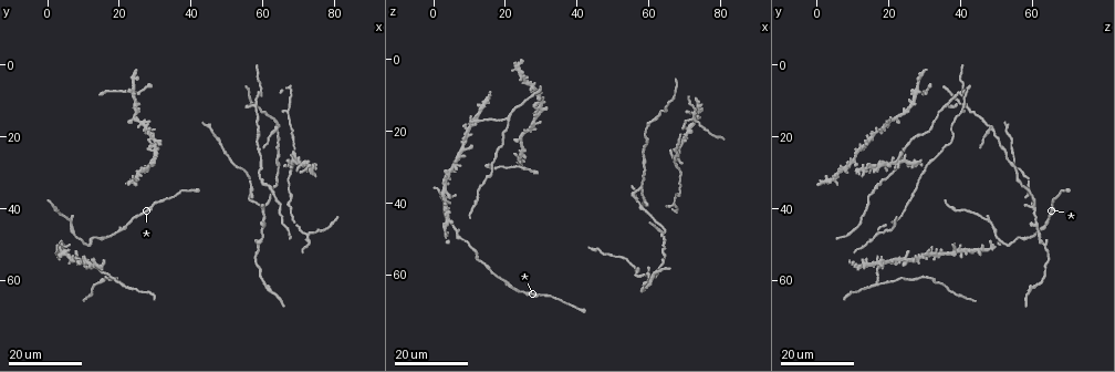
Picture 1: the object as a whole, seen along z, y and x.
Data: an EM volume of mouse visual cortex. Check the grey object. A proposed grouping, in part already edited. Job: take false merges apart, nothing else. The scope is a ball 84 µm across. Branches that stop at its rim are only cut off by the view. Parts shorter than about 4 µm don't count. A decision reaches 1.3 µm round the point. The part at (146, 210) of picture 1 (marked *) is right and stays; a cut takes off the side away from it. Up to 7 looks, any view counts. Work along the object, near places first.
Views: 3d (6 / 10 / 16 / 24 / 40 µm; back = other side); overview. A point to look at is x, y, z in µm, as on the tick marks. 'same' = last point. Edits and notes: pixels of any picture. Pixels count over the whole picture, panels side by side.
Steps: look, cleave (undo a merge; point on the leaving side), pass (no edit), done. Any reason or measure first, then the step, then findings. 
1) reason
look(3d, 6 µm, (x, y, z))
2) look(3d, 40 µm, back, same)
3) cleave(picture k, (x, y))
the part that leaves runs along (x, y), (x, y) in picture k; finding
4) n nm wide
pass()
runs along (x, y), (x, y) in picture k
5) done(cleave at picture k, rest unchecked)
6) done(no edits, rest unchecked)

branch point
look(3d, 24 µm, (67.0, 13.5, 40.0))

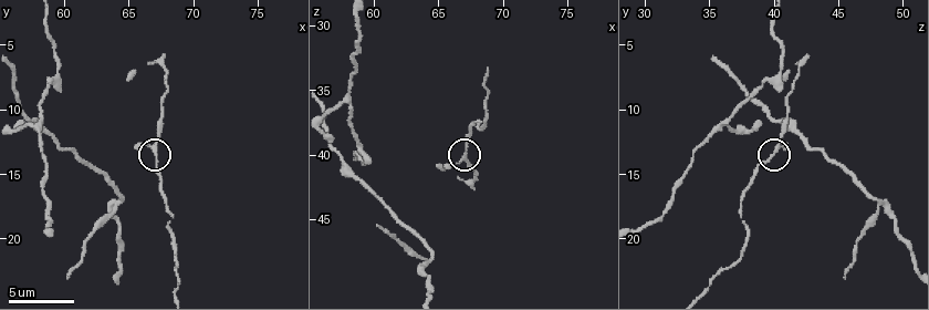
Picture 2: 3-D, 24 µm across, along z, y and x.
zoom in
look(3d, 10 µm, (66.8, 12.8, 40.4))

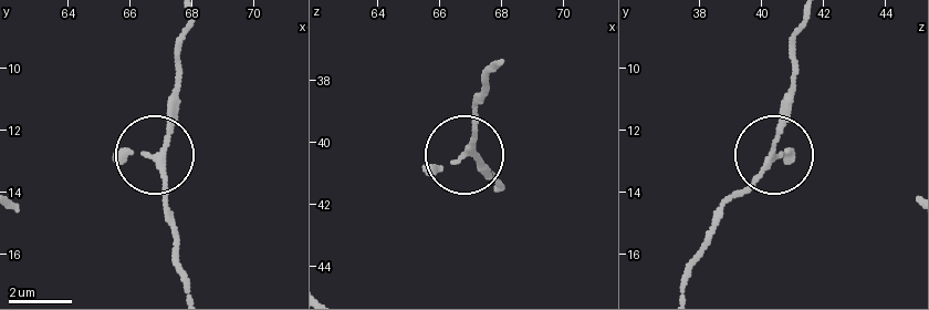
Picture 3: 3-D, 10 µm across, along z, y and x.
150 nm wide
pass()
continuous, no second neuron

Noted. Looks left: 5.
two arms in line, one across
look(3d, 16 µm, (67.0, 28.0, 28.0))

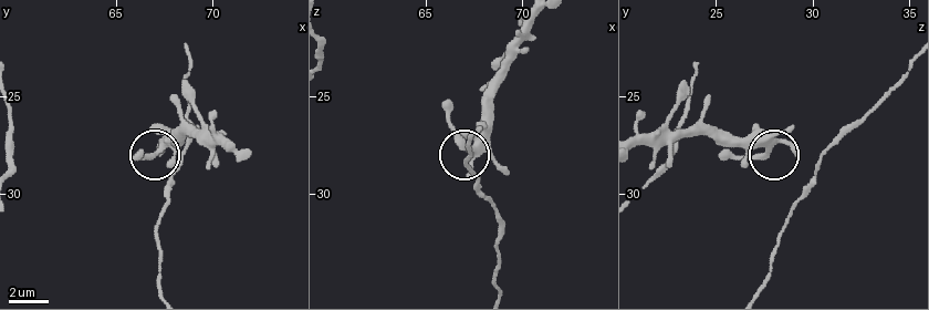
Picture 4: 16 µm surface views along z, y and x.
look(3d, 10 µm, (67.2, 27.7, 27.7))

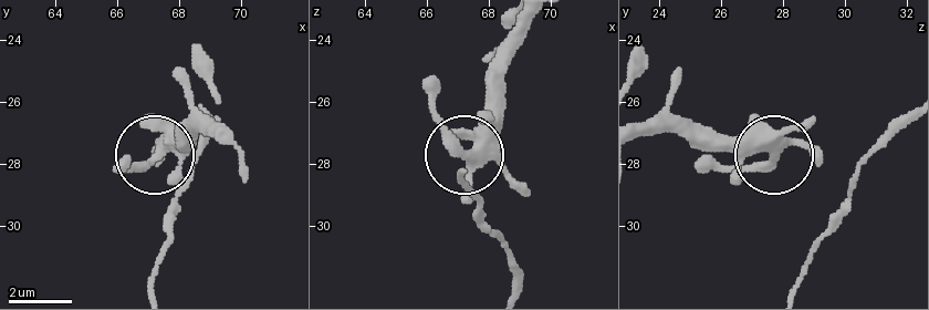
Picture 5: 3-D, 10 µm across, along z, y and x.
350 nm wide
pass()
all the same neuron

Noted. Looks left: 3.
side arm on a straight run
look(3d, 6 µm, (64.2, 17.2, 48.0))

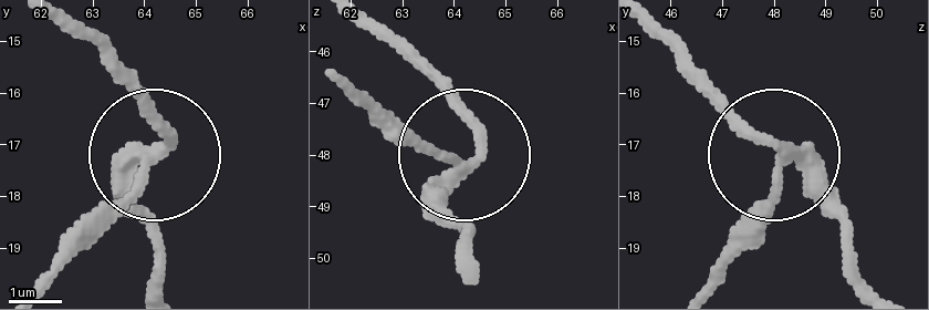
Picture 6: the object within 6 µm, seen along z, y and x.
from behind
look(3d, 6 µm, back, (64.15, 17.25, 48.20))

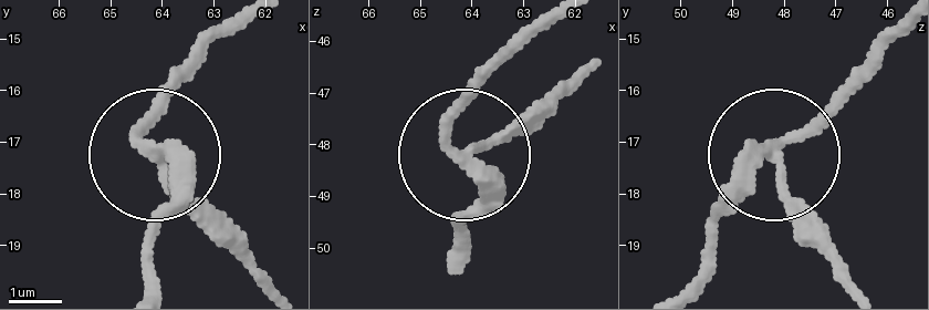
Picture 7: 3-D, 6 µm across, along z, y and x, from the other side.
cleave(picture 7, (205, 226))
the part that leaves runs along (466, 144), (504, 140), (571, 82) in picture 7; a second neuron is stuck on

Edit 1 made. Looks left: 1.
three arms meet
look(3d, 10 µm, (58.0, 11.2, 35.8))

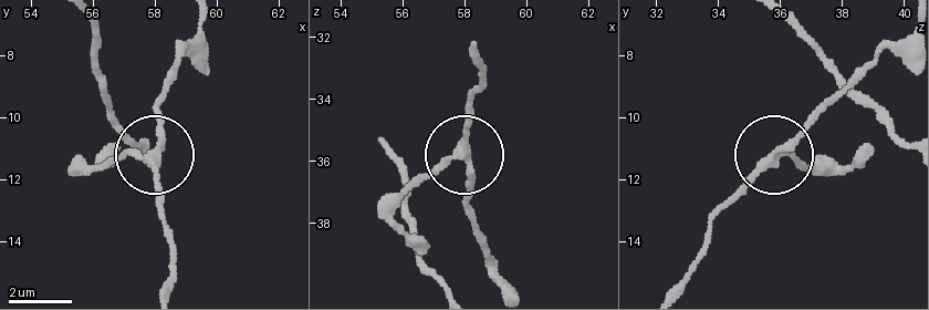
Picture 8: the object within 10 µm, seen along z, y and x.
pass()
runs along (445, 287), (395, 207), (461, 157), (471, 184), (471, 228) in picture 8; all the same neuron

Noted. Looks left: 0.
done(cleave at picture 7, rest unchecked)

